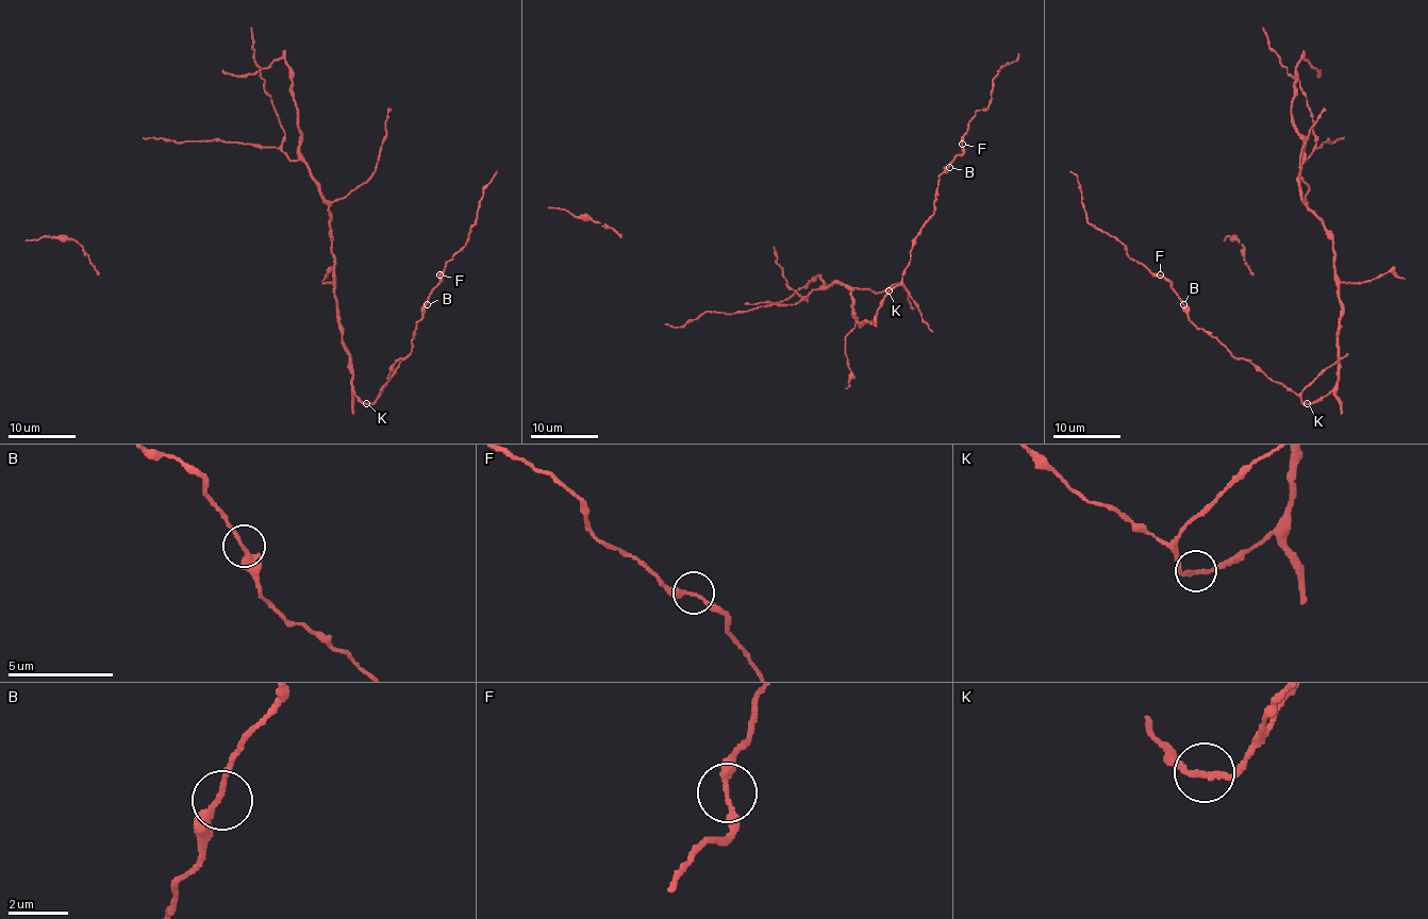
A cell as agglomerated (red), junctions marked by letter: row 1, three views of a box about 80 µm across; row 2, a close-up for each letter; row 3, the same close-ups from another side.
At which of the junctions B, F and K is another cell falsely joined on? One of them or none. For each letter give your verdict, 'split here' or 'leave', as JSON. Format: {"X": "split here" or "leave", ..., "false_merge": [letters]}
{"B": "leave", "F": "leave", "K": "leave", "false_merge": []}

